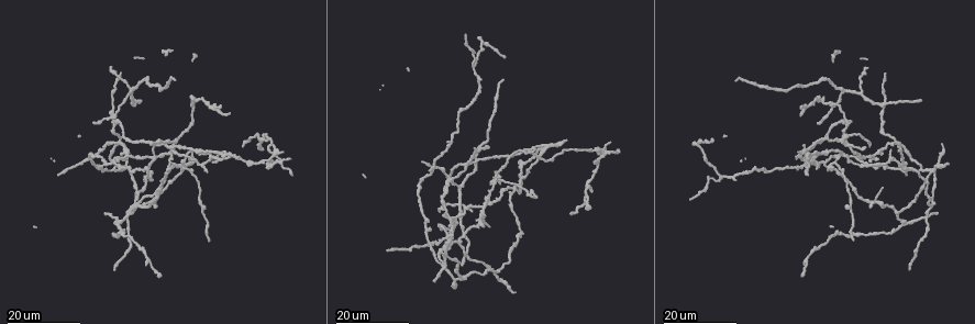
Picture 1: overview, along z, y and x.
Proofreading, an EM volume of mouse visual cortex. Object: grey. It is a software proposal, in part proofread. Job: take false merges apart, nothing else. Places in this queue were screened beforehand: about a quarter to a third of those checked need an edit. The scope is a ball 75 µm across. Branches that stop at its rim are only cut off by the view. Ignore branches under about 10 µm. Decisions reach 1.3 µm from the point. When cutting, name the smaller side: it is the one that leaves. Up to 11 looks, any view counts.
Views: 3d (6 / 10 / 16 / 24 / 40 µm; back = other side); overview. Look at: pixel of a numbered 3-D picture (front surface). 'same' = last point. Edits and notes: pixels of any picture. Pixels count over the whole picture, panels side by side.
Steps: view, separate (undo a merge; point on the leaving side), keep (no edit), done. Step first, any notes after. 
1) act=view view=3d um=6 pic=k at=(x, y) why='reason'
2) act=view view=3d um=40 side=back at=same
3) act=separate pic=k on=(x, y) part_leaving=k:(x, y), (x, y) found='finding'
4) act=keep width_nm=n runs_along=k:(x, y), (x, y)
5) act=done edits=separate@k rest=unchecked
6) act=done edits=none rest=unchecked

act=view view=3d um=16 pic=1 at=(539, 158) why='four or more arms meet'

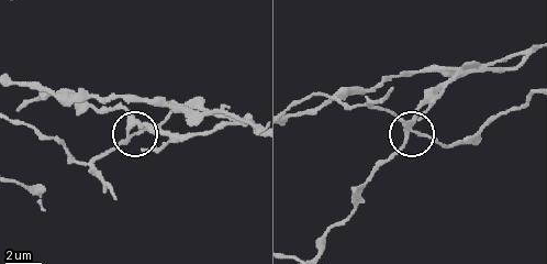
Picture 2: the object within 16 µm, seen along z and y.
act=view view=3d um=6 pic=2 at=(132, 128) why='zoom in'

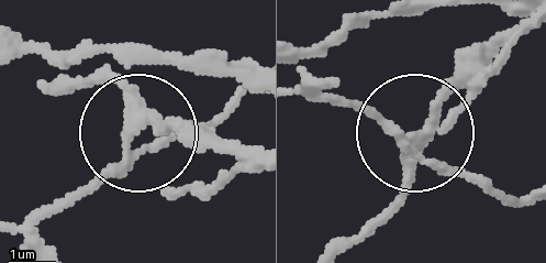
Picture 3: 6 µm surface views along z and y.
act=separate pic=3 on=(461, 174) arms=4 found='two neurons meet here'

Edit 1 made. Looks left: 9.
act=view view=3d um=24 pic=1 at=(922, 184) why='side arm on a straight run'

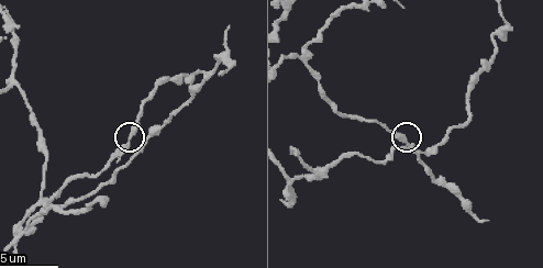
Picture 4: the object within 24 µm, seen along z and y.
act=view view=3d um=10 pic=4 at=(129, 144) why='closer look'

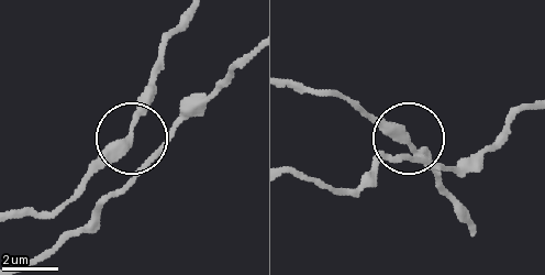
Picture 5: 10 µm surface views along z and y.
act=keep width_nm=240 found='one neuron here'

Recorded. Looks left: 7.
act=view view=3d um=16 pic=1 at=(235, 157) why='sharp bend'

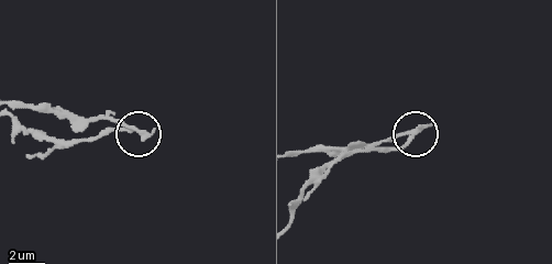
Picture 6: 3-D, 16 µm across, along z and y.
act=view view=3d um=6 pic=6 at=(406, 143) why='zoom in'

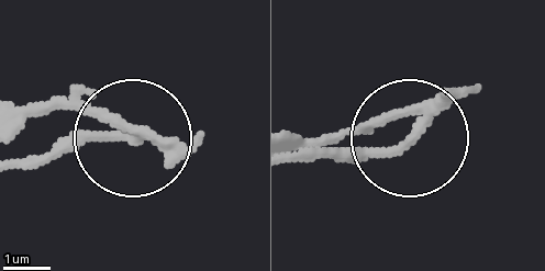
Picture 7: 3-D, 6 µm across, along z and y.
act=separate pic=7 on=(100, 114) part_leaving=7:(153, 140), (62, 105), (14, 105) found='two neurons meet here'

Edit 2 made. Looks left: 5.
act=view view=overview

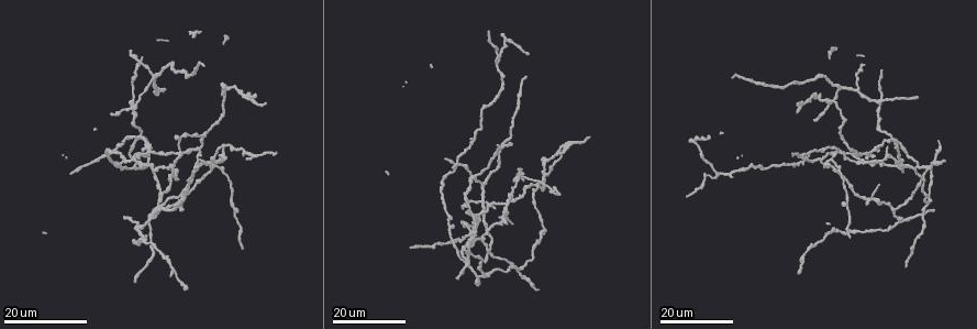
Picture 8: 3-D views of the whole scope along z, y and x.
act=view view=3d um=16 pic=8 at=(469, 236) why='four or more arms meet'

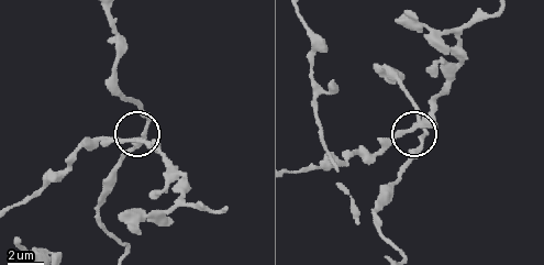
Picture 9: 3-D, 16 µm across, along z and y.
act=view view=3d um=6 pic=9 at=(418, 137) why='zoom in'

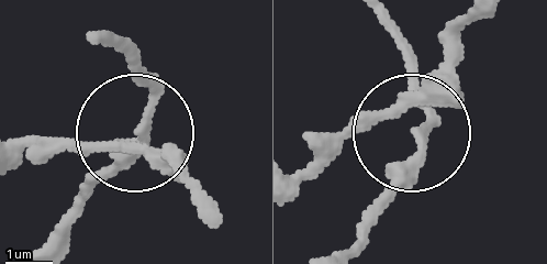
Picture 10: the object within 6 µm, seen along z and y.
act=keep arms=4 runs_along=10:(356, 244), (415, 150), (411, 90), (475, 12) found='one neuron here'

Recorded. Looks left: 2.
act=view view=3d um=24 pic=8 at=(481, 201) why='three arms meet'

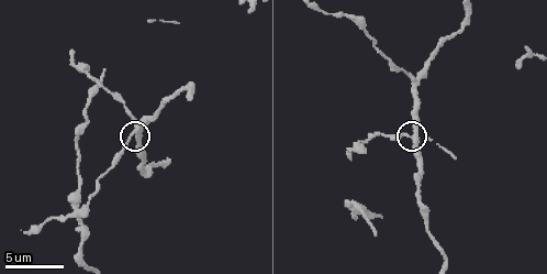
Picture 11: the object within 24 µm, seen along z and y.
act=view view=3d um=6 pic=11 at=(415, 139)

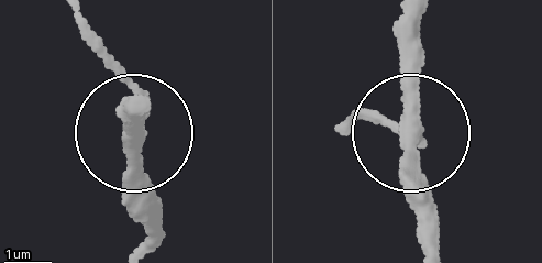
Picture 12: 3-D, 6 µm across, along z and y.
act=keep arms=3 found='one neuron here'

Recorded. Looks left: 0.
act=done edits=separate@3,separate@7 rest=unchecked

